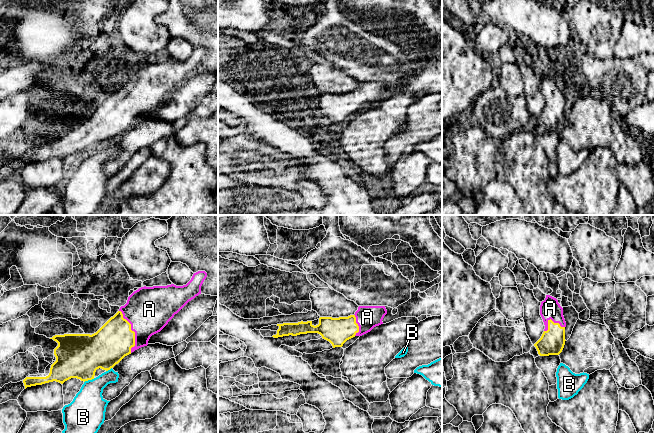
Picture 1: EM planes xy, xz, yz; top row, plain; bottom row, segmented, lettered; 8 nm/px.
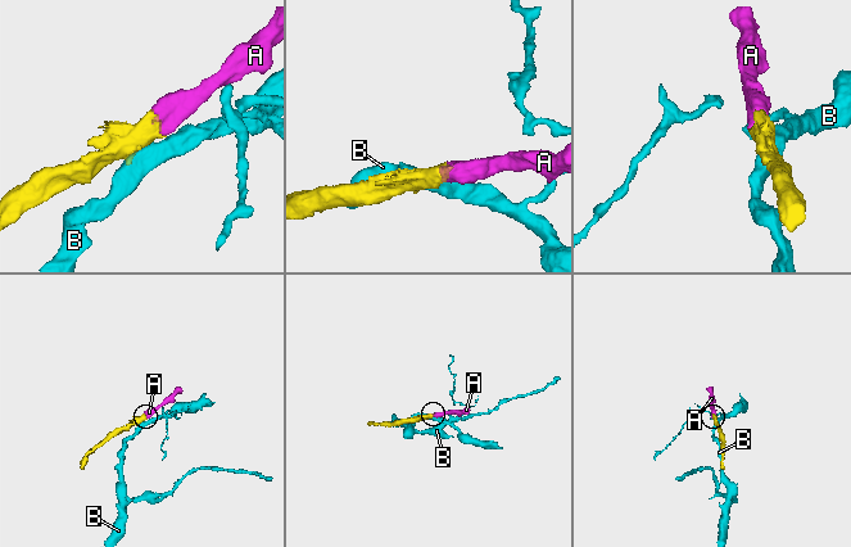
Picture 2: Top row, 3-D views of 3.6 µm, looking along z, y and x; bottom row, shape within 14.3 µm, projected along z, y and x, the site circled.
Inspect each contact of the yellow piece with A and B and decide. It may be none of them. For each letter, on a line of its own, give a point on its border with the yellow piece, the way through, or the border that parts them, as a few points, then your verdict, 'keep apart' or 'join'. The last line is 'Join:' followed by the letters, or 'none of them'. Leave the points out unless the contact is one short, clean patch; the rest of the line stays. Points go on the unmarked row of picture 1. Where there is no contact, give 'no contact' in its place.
A: xy (133, 107) | across xy (113, 117), (126, 107), (133, 107), (133, 101), (149, 85) | join
B: xy (89, 155) | along xy (94, 154), (84, 158) | keep apart
Join: A

